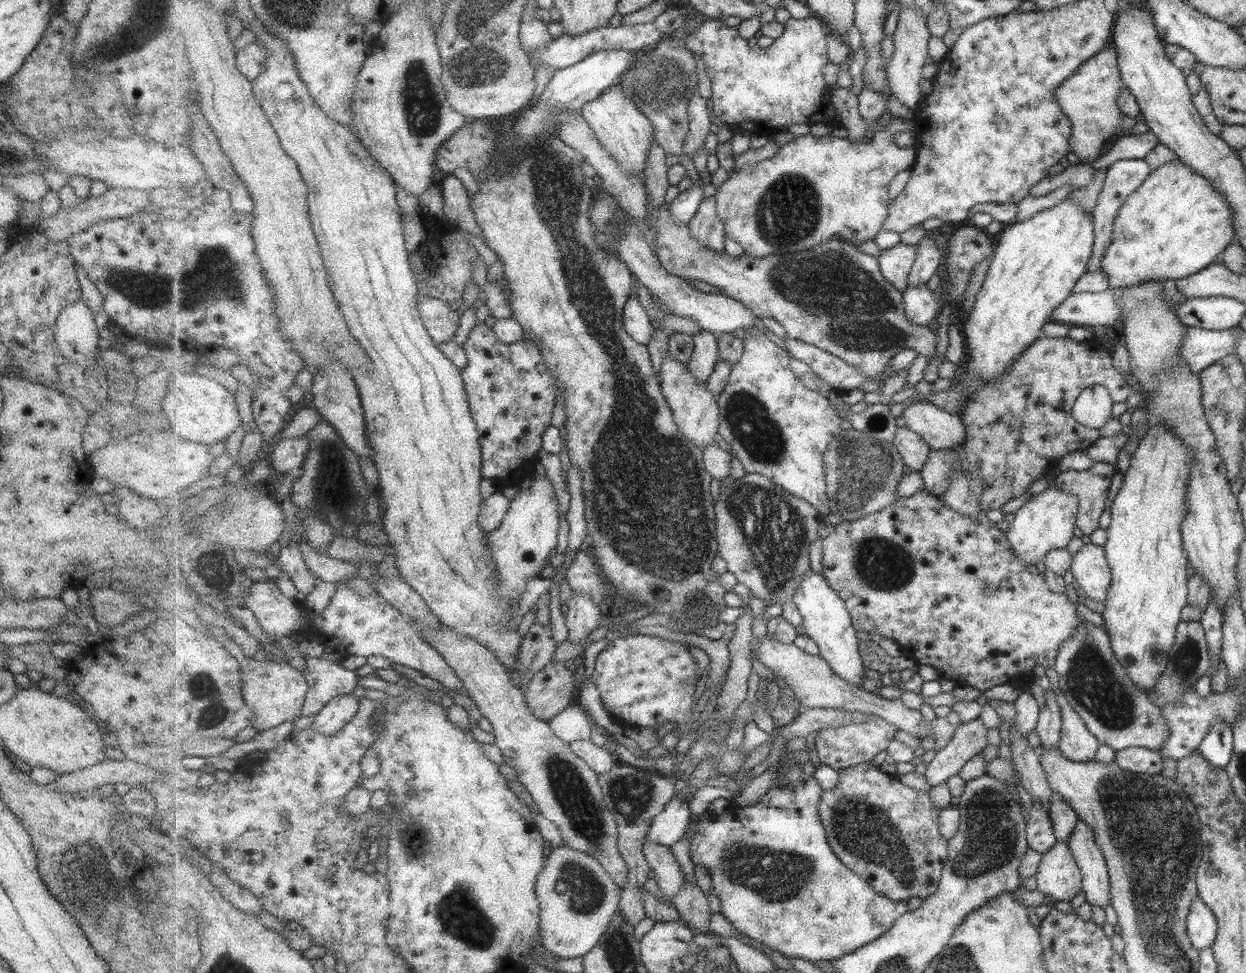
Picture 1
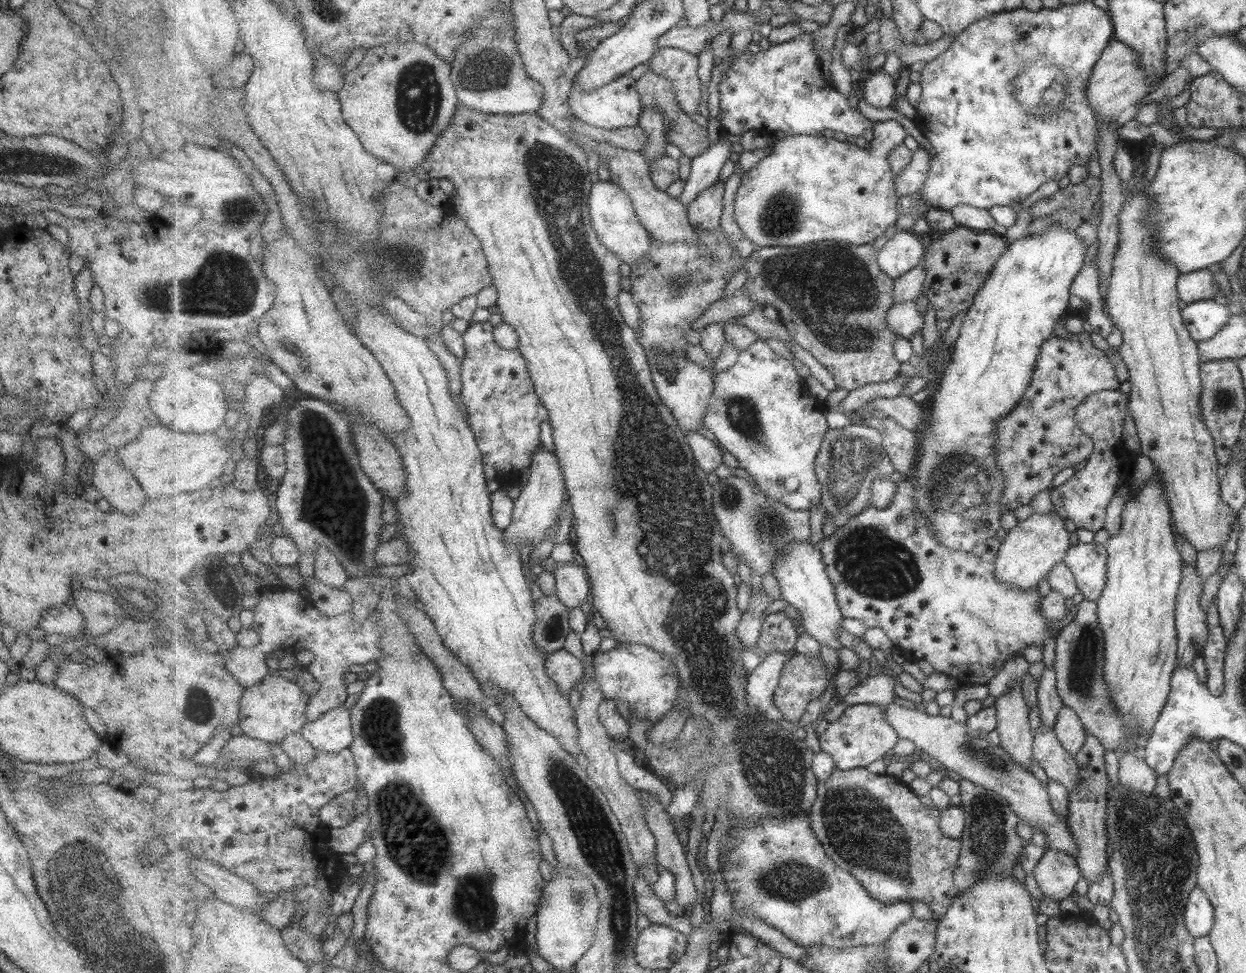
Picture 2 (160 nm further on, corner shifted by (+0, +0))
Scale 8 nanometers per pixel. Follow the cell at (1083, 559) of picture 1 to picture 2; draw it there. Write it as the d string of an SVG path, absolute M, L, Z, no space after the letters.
M1091 541L1069 545L1062 563L1069 569L1083 599L1096 601L1106 586L1105 549Z

